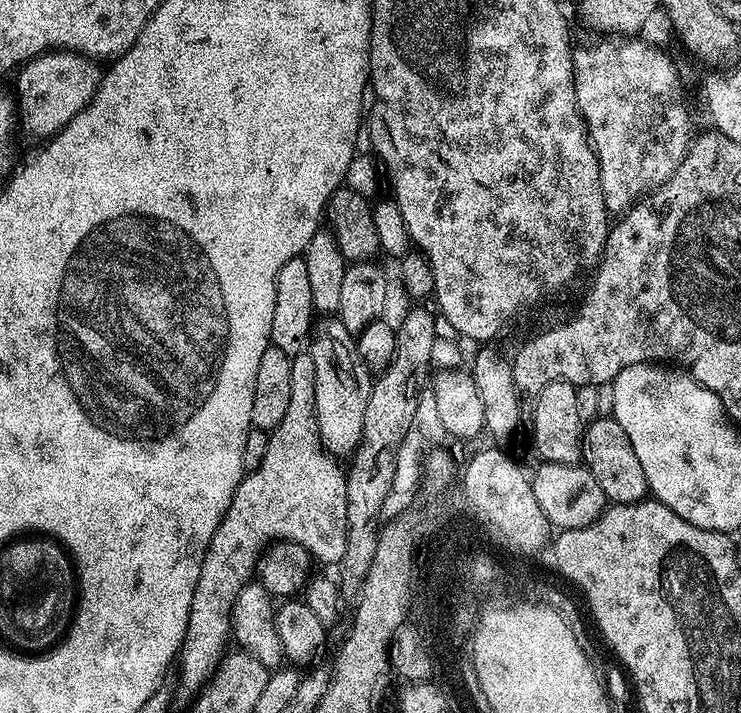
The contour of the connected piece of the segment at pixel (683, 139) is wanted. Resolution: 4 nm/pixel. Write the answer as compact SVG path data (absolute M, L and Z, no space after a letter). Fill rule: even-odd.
M610 38L597 44L572 49L574 94L580 117L588 129L588 138L600 171L604 207L612 214L624 214L637 202L657 191L684 161L694 141L692 112L684 97L684 84L676 64L660 48L640 38Z

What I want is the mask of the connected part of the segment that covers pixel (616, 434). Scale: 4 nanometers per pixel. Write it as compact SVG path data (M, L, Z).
M598 415L582 432L582 463L594 474L598 486L602 486L605 501L612 504L636 504L649 495L646 474L642 474L642 462L626 438L626 430L618 426L613 416Z

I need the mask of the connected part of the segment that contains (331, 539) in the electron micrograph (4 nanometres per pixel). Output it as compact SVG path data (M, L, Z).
M311 351L299 352L292 357L290 366L290 406L282 417L282 422L268 433L268 445L262 462L251 469L240 481L238 490L234 490L234 498L222 518L218 522L218 530L214 530L214 538L210 538L210 546L202 562L202 574L194 590L192 613L188 619L188 635L184 637L184 647L178 657L180 676L192 687L199 689L208 677L216 671L225 655L224 639L229 639L232 631L232 603L242 590L253 579L260 561L260 553L272 541L293 540L307 550L309 556L324 564L339 565L346 554L346 534L348 519L346 518L346 486L348 477L341 470L335 459L328 455L318 430L316 407L314 406L314 358Z

